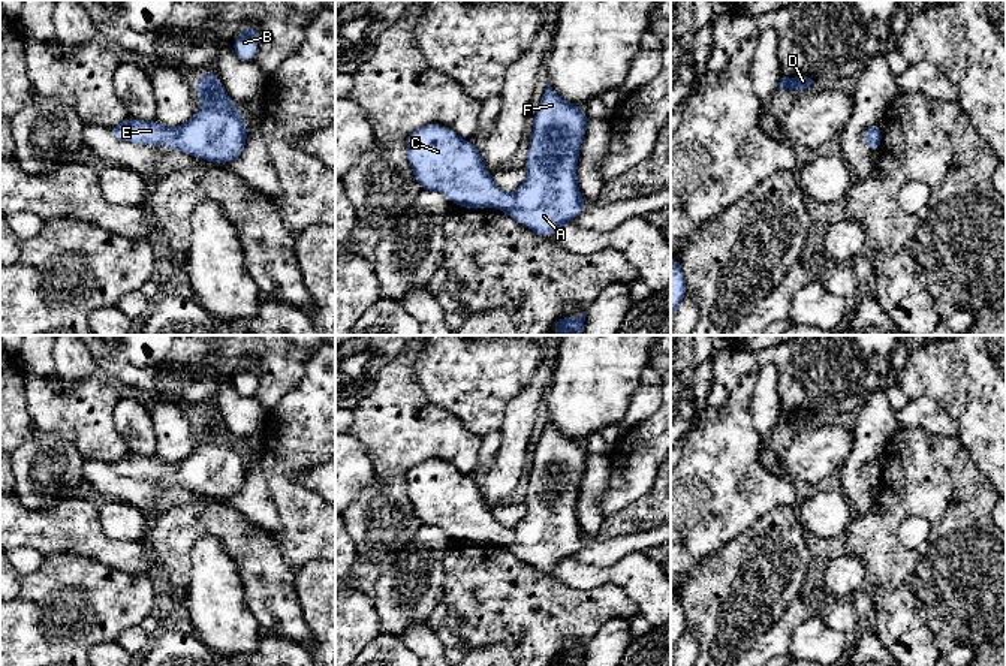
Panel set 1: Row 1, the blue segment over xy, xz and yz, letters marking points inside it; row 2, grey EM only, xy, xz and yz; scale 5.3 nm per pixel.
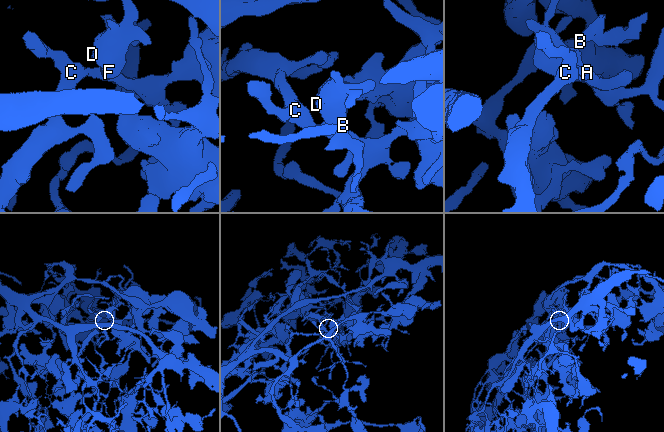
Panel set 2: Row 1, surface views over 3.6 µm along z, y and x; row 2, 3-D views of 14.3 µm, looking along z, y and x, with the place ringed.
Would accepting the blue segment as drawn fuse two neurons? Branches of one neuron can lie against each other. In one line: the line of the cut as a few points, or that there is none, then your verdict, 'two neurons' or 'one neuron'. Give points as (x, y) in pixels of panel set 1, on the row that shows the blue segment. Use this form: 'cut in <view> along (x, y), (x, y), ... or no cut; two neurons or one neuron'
no cut; one neuron

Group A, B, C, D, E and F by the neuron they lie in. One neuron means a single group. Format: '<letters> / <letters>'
A B C D E F

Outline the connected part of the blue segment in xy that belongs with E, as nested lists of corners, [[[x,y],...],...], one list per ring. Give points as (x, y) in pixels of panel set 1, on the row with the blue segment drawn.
[[[214,70],[196,81],[201,108],[184,124],[166,129],[159,121],[141,121],[133,117],[108,132],[118,141],[135,145],[166,145],[189,156],[223,165],[238,159],[247,142],[247,124],[237,103],[222,88]]]

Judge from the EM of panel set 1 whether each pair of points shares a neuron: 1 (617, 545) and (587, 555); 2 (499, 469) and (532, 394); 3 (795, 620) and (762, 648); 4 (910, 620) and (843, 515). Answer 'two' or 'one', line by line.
1: one
2: one
3: one
4: two

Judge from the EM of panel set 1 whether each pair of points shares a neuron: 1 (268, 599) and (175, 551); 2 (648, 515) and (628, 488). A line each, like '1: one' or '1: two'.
1: one
2: two

